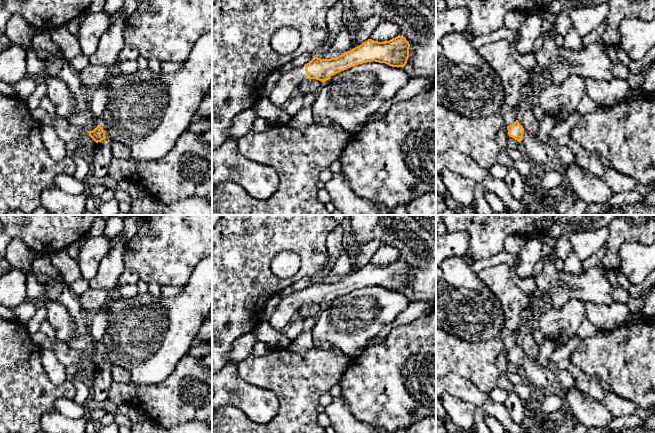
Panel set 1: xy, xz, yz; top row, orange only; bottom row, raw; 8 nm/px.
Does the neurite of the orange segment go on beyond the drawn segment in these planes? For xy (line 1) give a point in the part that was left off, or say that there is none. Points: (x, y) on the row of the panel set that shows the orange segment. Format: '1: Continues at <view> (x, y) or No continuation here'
1: No continuation here

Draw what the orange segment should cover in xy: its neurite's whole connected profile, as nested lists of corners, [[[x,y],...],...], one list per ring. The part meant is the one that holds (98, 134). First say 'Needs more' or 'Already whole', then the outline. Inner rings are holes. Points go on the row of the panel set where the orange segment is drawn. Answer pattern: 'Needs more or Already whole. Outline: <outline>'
Already whole. Outline: [[[98,124],[97,127],[92,131],[86,131],[89,136],[96,142],[101,142],[106,139],[105,132],[103,128]]]

